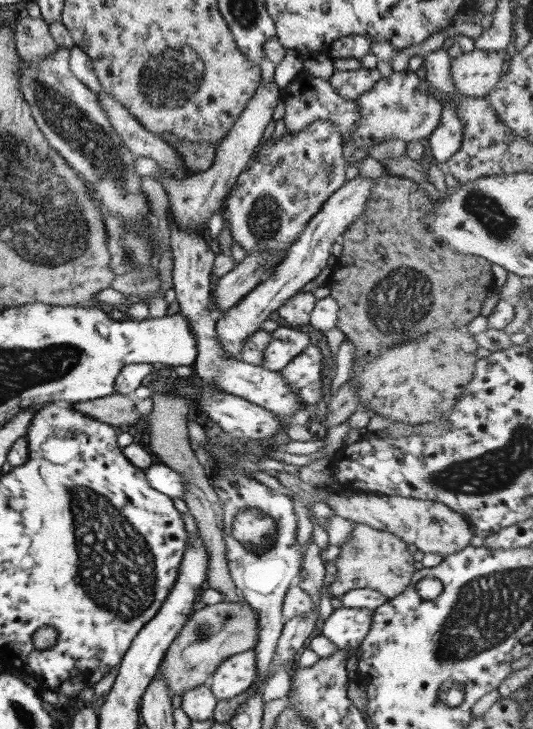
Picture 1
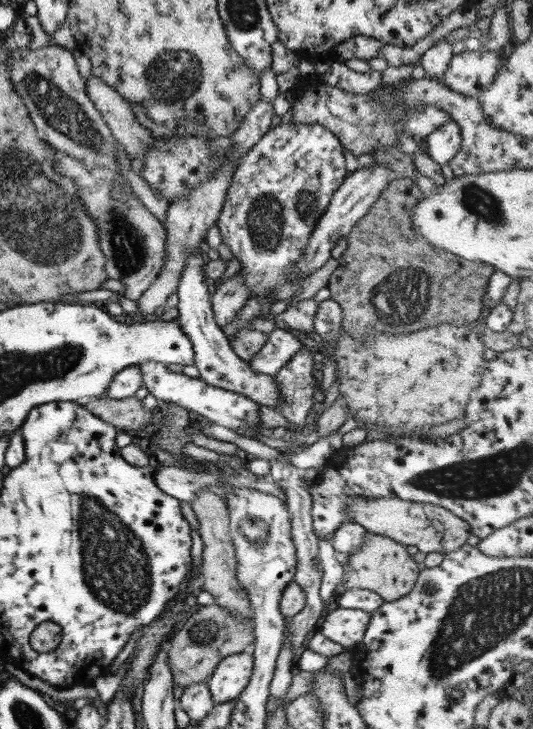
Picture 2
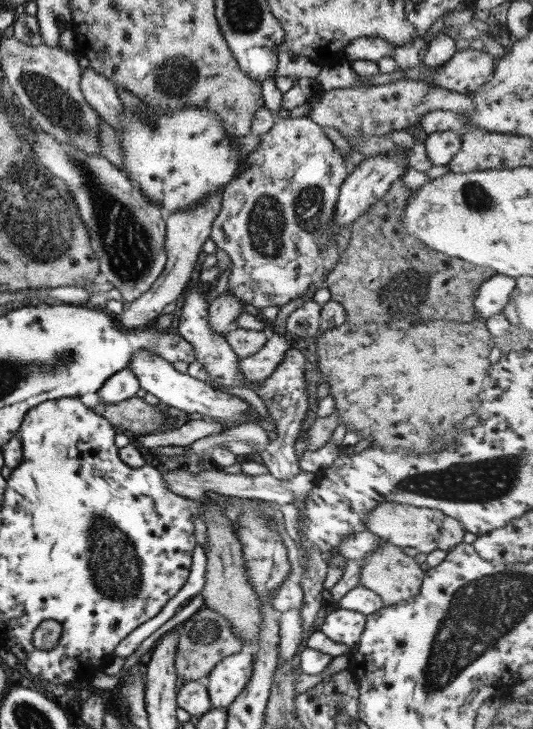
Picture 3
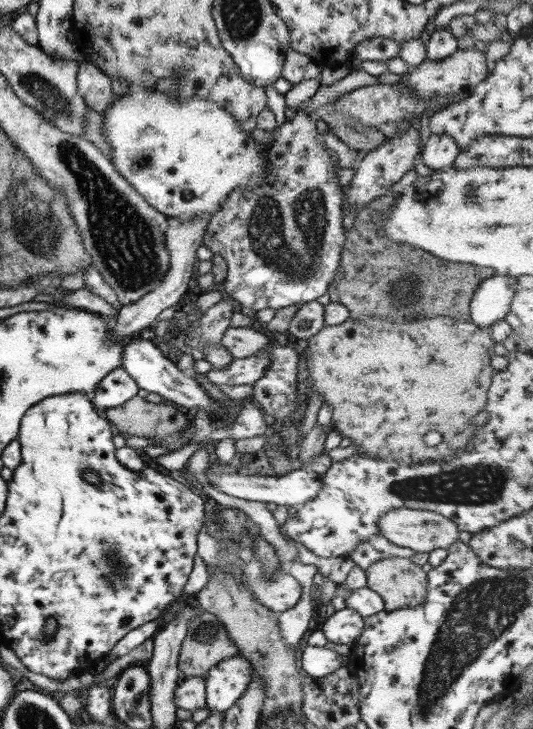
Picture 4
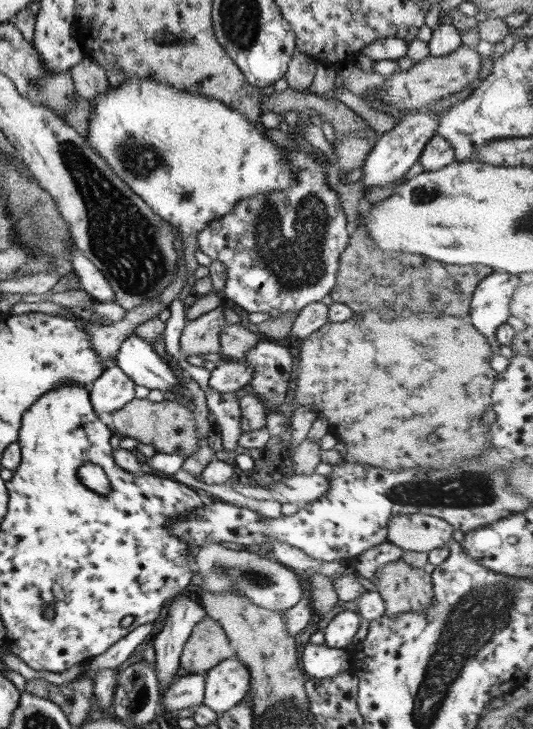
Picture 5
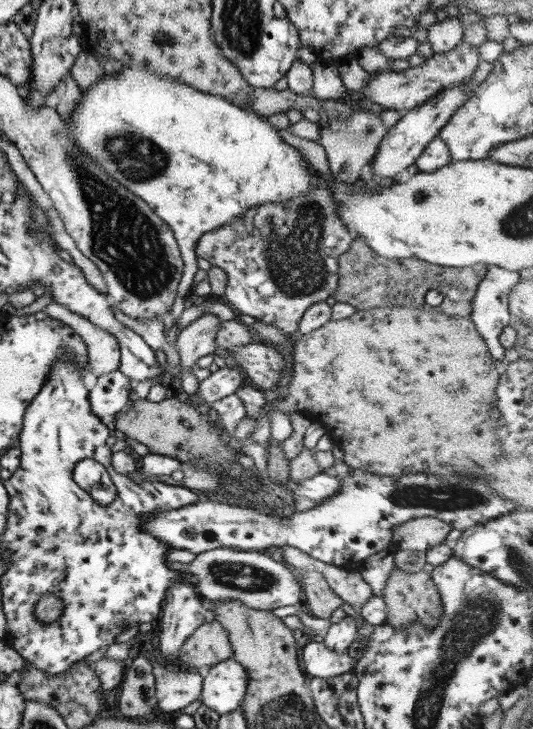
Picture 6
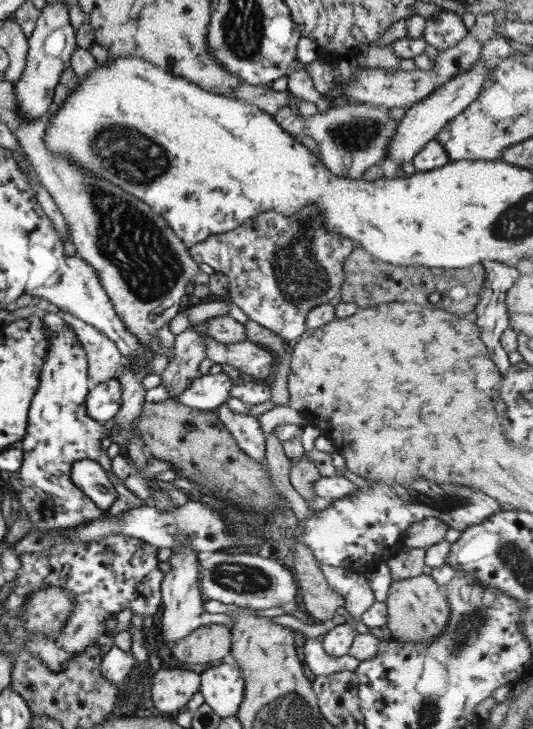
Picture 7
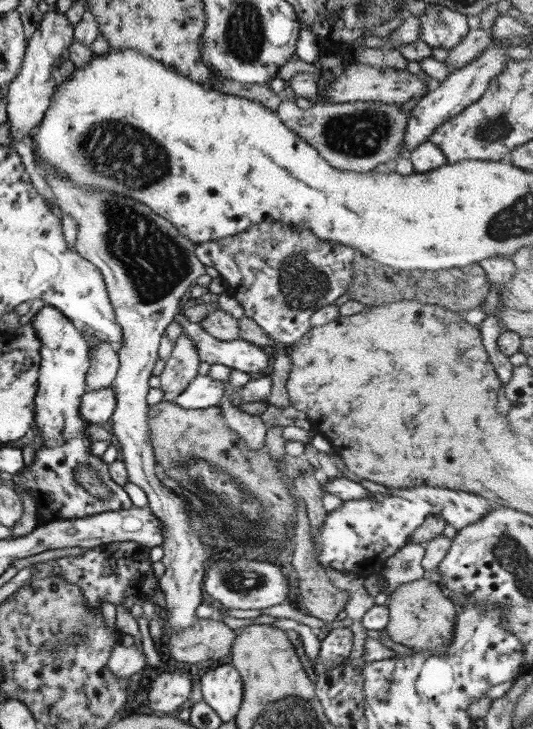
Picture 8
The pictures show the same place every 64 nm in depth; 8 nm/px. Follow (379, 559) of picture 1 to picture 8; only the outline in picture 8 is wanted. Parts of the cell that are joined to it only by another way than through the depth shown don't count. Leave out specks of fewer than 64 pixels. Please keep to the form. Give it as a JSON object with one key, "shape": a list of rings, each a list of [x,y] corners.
{"shape":[[[434,578],[420,579],[397,585],[391,592],[386,608],[388,623],[385,632],[393,642],[403,644],[413,651],[431,652],[438,655],[448,651],[453,629],[456,607],[442,594]]]}

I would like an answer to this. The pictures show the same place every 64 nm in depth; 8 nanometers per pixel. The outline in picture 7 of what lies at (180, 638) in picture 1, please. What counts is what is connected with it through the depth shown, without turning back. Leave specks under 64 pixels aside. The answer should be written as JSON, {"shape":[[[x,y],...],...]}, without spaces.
{"shape":[[[210,623],[197,627],[184,636],[170,648],[170,651],[177,660],[183,663],[218,663],[220,658],[230,653],[230,644],[228,626]]]}

